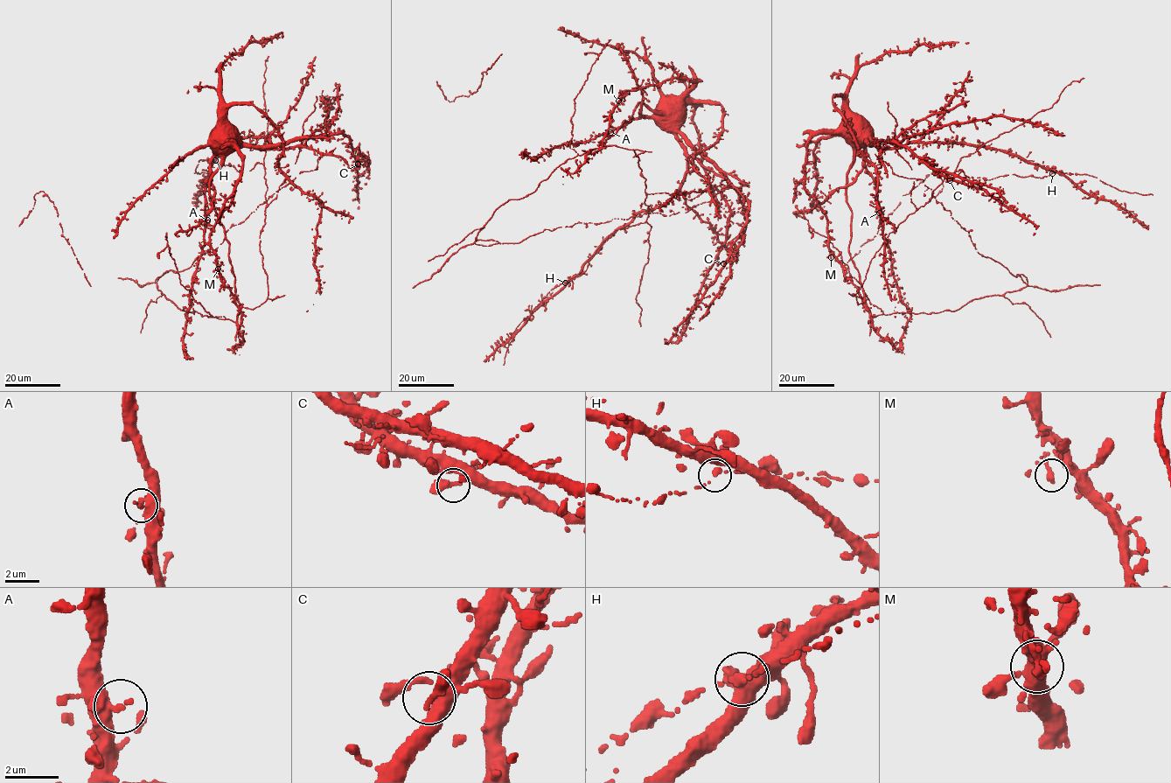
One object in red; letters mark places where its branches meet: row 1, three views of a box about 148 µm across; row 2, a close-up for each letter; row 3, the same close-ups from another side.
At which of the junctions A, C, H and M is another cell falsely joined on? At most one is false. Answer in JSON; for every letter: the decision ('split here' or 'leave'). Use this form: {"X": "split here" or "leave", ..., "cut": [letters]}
{"A": "leave", "C": "leave", "H": "leave", "M": "leave", "cut": []}

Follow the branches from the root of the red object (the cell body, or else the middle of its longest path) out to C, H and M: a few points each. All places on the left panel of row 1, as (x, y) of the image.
C: (234, 145), (233, 133), (254, 146), (342, 133), (348, 136), (358, 164)
H: (234, 145), (232, 133), (241, 143), (258, 147), (272, 144), (268, 138), (261, 136), (230, 138), (216, 161)
M: (234, 145), (226, 142), (233, 145), (241, 158), (239, 182), (233, 201), (210, 234), (218, 269)

